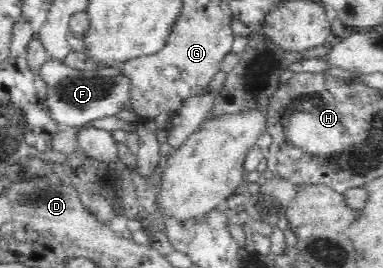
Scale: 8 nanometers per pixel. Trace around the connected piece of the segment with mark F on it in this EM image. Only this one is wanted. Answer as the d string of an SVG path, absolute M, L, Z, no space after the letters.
M47 59L38 73L46 83L48 116L63 128L116 116L125 108L125 102L129 99L129 81L121 76L117 65L98 67L92 71L76 70L62 59Z

